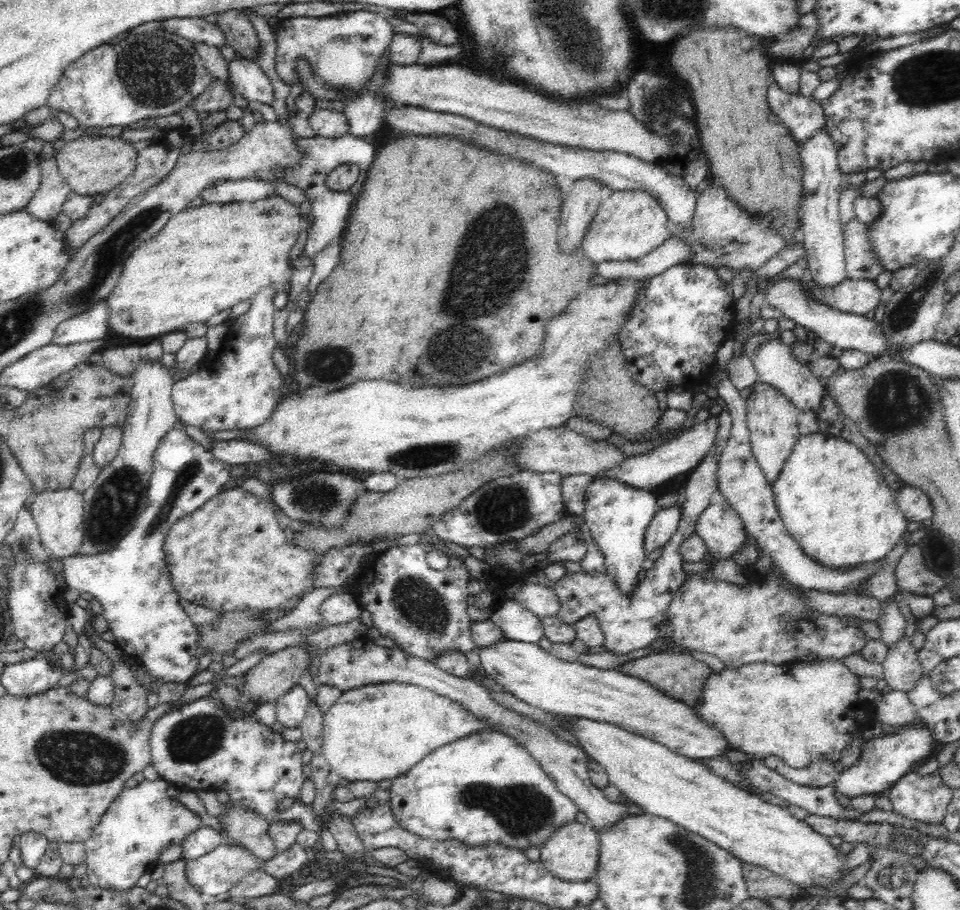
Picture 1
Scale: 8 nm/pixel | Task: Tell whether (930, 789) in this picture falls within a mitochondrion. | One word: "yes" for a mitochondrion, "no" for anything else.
no

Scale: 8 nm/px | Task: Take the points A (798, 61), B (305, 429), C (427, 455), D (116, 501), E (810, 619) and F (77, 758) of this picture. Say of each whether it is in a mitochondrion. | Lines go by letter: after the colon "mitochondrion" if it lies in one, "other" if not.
A: other
B: other
C: mitochondrion
D: mitochondrion
E: other
F: mitochondrion

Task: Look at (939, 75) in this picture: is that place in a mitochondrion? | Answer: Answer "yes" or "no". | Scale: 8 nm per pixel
yes

